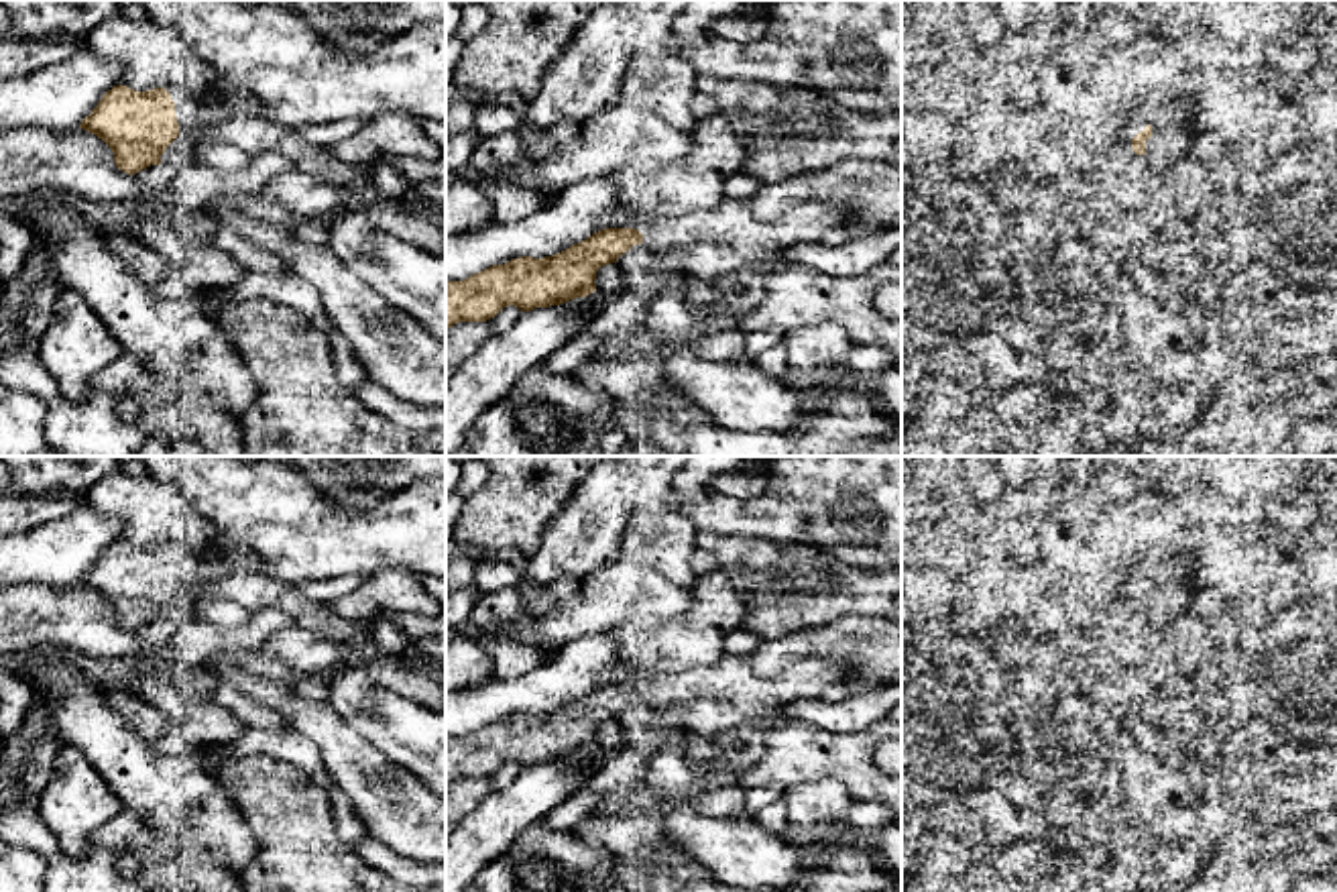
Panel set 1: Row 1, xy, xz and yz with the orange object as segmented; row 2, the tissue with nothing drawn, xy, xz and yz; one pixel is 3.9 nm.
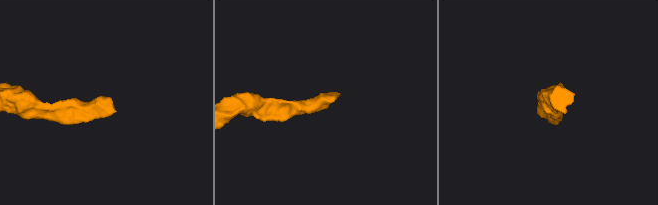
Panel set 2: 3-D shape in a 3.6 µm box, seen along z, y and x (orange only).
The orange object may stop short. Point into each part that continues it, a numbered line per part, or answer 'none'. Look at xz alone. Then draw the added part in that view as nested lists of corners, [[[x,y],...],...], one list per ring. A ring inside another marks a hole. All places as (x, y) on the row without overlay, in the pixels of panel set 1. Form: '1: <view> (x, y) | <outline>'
1: xz (719, 697) | [[[724,654],[714,666],[653,672],[639,678],[641,703],[651,709],[684,707],[688,731],[706,739],[733,729],[767,707],[818,699],[828,684],[865,682],[849,666],[802,658],[773,678],[761,678],[751,660]]]

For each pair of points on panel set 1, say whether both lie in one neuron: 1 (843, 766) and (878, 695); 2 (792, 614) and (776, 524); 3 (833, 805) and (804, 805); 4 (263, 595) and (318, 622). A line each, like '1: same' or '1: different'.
1: different
2: different
3: same
4: same

